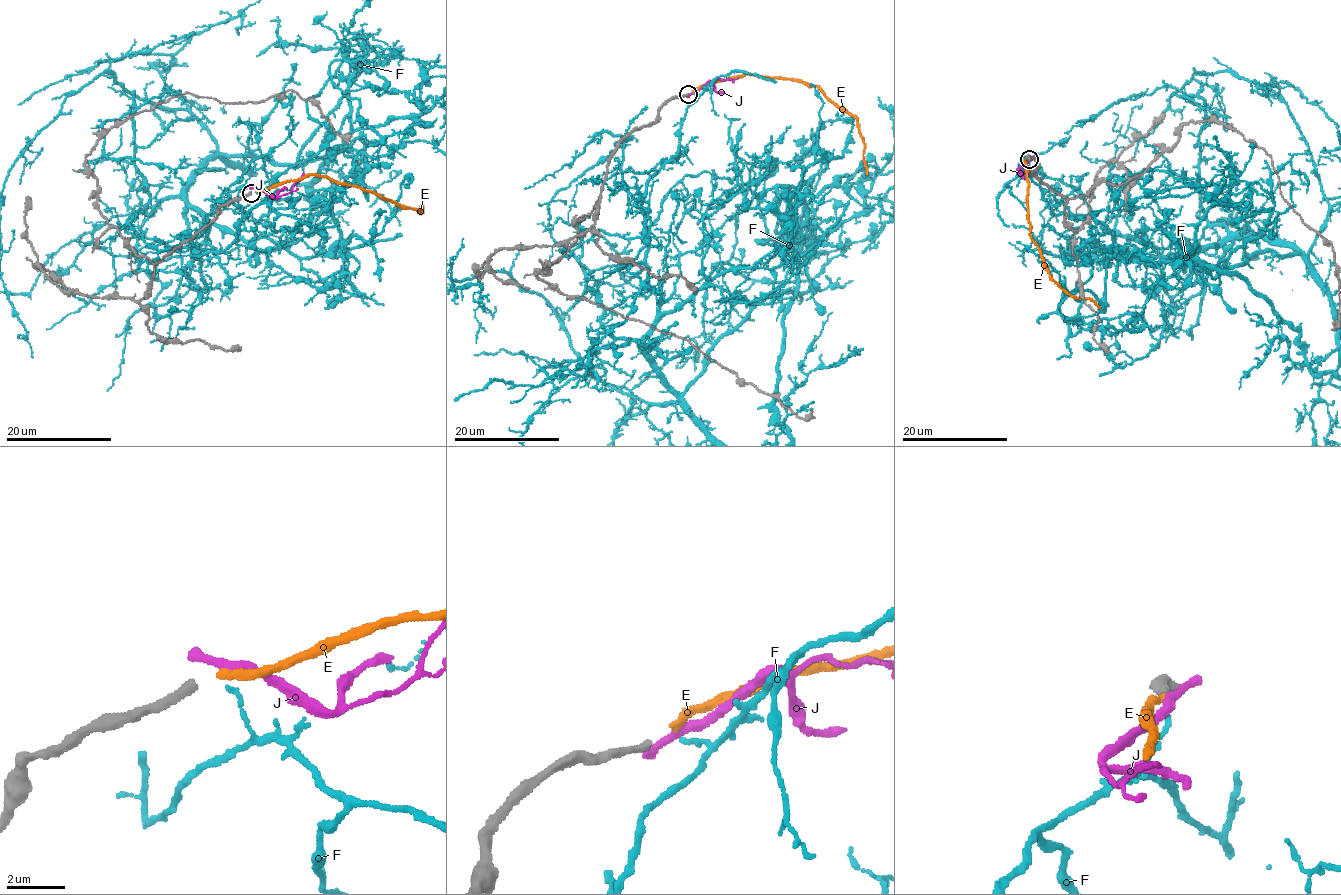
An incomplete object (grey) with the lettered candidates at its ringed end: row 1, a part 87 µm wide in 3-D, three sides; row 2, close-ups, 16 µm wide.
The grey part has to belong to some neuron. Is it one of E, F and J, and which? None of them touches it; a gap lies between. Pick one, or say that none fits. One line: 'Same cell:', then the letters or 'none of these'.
Same cell: E

